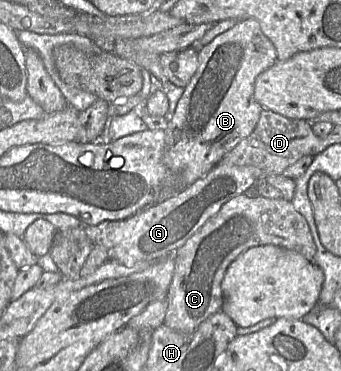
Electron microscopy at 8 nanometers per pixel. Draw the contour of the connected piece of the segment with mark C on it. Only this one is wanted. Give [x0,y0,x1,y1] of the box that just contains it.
[163,194,317,333]

